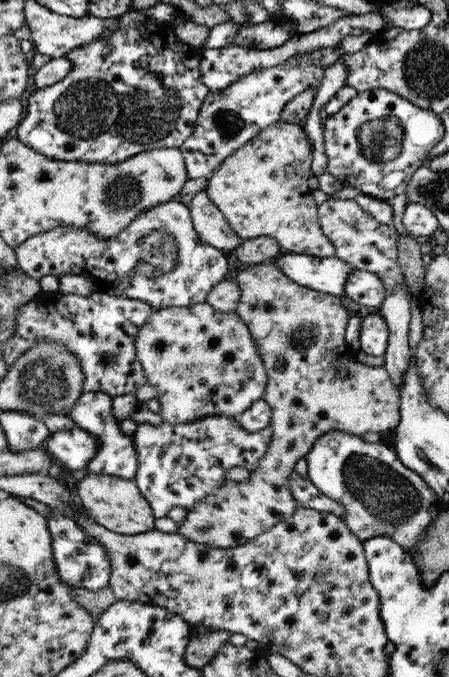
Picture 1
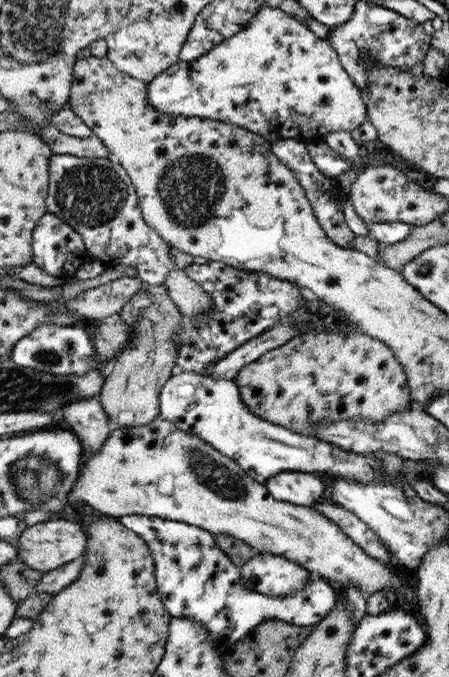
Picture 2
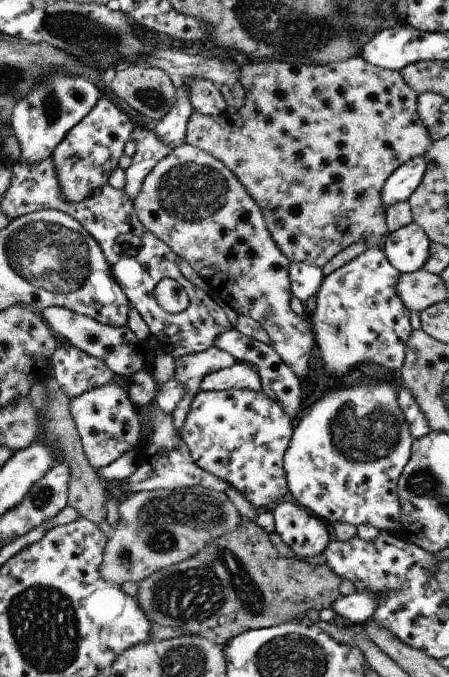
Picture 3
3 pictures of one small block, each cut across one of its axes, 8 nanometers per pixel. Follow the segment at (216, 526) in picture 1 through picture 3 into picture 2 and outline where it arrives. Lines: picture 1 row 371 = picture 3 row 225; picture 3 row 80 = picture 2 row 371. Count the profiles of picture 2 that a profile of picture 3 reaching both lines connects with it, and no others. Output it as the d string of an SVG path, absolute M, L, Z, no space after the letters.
M338 330L334 333L304 332L296 335L285 345L269 350L253 363L243 366L234 381L240 389L242 402L250 412L300 435L306 434L311 424L317 424L321 420L338 422L351 418L359 422L361 418L365 418L376 424L383 422L396 411L402 412L414 407L407 374L395 357L394 351L381 340L358 330Z

